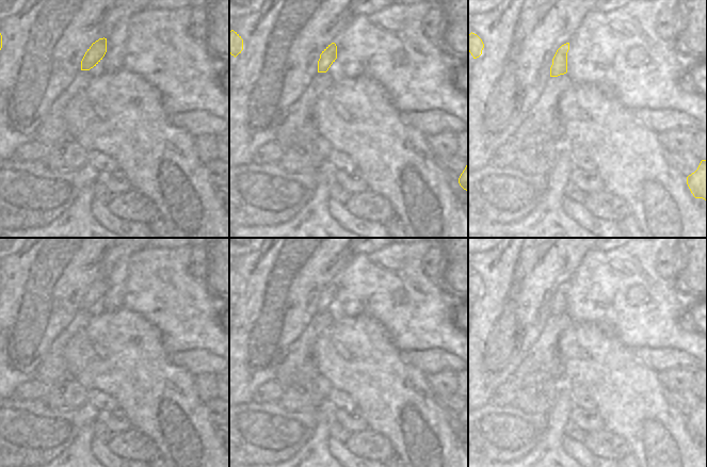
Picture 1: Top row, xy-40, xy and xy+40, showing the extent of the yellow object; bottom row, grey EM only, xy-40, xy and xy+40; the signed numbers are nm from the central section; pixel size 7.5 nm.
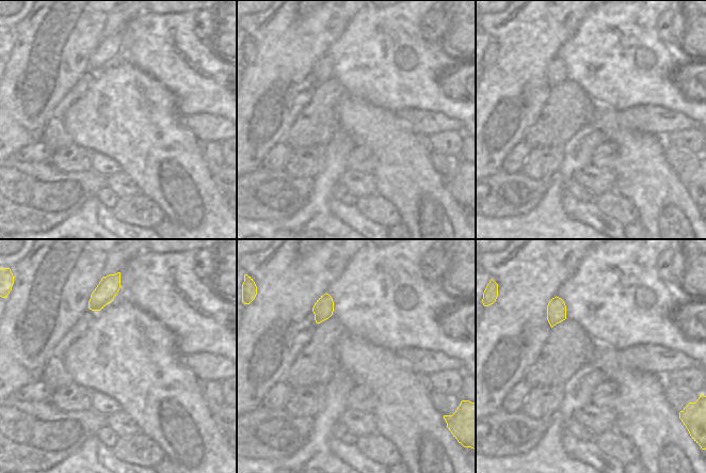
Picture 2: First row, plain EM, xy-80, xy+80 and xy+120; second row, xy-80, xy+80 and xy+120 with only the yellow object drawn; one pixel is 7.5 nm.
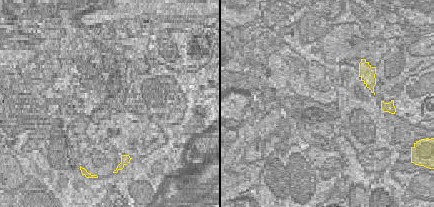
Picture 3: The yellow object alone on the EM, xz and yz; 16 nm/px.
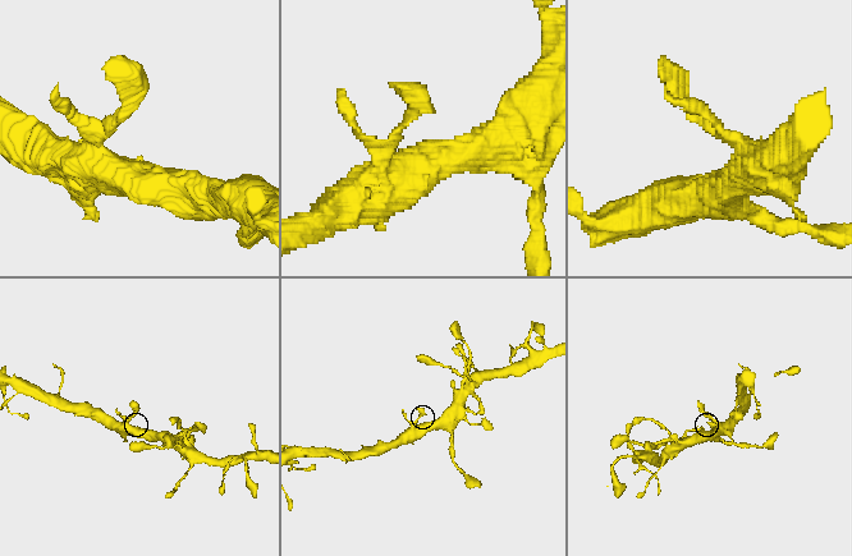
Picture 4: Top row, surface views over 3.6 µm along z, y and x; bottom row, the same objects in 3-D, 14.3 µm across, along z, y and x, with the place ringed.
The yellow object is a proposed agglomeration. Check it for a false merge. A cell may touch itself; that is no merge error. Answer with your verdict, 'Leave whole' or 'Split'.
Leave whole

